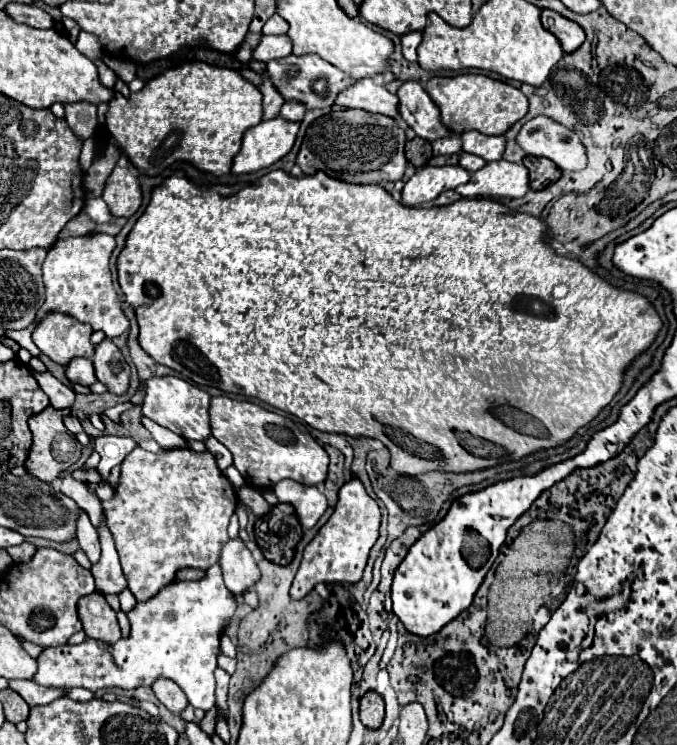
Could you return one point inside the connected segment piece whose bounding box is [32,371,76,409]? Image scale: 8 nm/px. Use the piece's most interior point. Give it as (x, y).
(60, 396)

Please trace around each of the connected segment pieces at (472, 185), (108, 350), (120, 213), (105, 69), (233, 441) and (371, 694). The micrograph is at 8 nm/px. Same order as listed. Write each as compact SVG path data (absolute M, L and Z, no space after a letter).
M506 159L486 163L482 169L472 173L470 181L460 185L456 193L462 197L522 197L530 189L528 169L520 163Z
M104 339L100 345L94 347L92 363L96 369L98 381L106 383L112 393L122 395L130 383L130 367L122 357L122 351L110 341Z
M114 169L106 181L101 197L106 201L112 217L132 217L142 203L138 177L132 175L130 169Z
M97 59L94 61L97 66L99 78L103 85L108 88L114 89L117 75L101 60Z
M226 395L214 397L208 413L212 435L228 447L234 457L234 467L252 487L274 487L282 479L294 479L306 485L320 485L326 481L328 453L314 441L304 423Z
M368 691L360 699L360 721L368 729L378 729L384 721L384 701L376 691Z

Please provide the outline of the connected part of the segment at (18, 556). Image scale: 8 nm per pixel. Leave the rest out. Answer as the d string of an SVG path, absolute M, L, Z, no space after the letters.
M22 543L22 545L18 545L18 547L10 547L10 549L8 549L10 557L12 557L16 563L28 561L28 559L34 555L34 551L36 551L36 547L30 545L30 543Z

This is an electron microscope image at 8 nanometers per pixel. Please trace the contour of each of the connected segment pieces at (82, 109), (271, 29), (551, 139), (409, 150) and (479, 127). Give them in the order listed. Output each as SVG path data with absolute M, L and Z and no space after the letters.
M72 103L70 107L66 107L66 123L80 141L86 141L88 137L94 135L94 129L98 125L96 105L92 105L92 103Z
M276 13L264 23L264 27L262 27L262 33L264 35L286 35L286 31L288 31L288 25L284 23L284 19L282 17L278 17Z
M534 117L516 139L526 155L546 157L562 171L582 171L586 167L586 149L580 137L550 117Z
M414 137L412 141L406 143L406 159L416 167L424 167L428 163L428 159L432 157L432 147L426 139L420 139L420 137Z
M458 75L458 77L432 77L426 85L428 95L440 109L440 121L456 135L464 131L478 131L484 135L504 135L516 121L528 113L526 95L498 79L486 75Z

